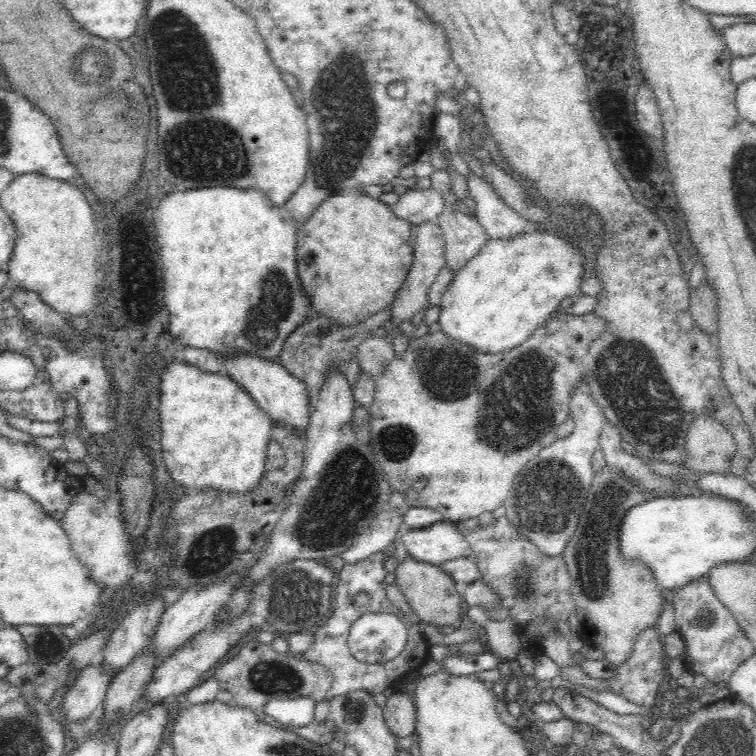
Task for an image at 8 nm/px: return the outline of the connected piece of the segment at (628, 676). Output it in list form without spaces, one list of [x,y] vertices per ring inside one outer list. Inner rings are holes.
[[[651,625],[633,636],[632,647],[623,662],[616,664],[616,674],[603,680],[605,685],[614,693],[622,695],[636,705],[654,706],[660,694],[662,682],[668,680],[670,659],[666,651],[666,636],[660,634],[658,626]]]

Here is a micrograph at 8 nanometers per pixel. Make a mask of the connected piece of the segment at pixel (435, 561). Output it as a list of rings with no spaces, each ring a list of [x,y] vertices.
[[[447,520],[420,528],[407,527],[400,537],[410,557],[434,566],[460,558],[469,546],[463,527]]]

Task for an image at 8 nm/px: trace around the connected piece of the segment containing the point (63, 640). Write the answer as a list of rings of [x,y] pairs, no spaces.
[[[20,625],[16,630],[27,644],[29,663],[58,664],[71,647],[71,640],[55,625]]]

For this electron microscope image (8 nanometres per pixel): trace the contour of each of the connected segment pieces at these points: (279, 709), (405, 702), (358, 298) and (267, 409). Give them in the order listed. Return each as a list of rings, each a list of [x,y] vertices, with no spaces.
[[[306,697],[294,700],[274,699],[268,702],[265,712],[273,716],[279,725],[295,728],[305,726],[313,720],[315,704]]]
[[[397,690],[397,693],[387,700],[383,717],[390,732],[397,739],[416,734],[417,709],[411,695],[403,695]]]
[[[362,187],[332,190],[308,221],[299,224],[297,232],[297,267],[300,278],[304,278],[304,286],[313,294],[313,308],[322,315],[339,318],[340,322],[356,322],[393,302],[413,263],[411,222],[400,218],[392,206],[367,194],[366,190]]]
[[[232,357],[224,360],[224,363],[231,379],[250,393],[274,425],[286,428],[292,436],[305,440],[308,427],[312,424],[311,414],[316,404],[314,394],[309,391],[306,382],[296,378],[286,366],[256,357]]]

